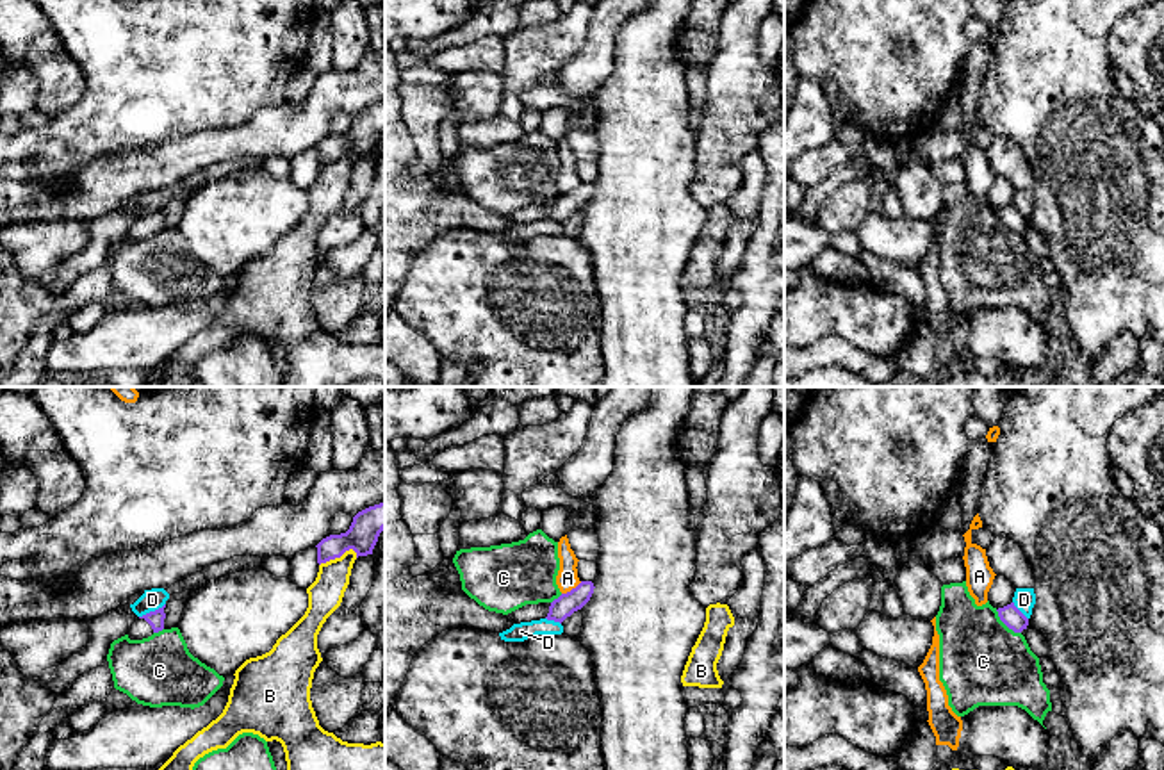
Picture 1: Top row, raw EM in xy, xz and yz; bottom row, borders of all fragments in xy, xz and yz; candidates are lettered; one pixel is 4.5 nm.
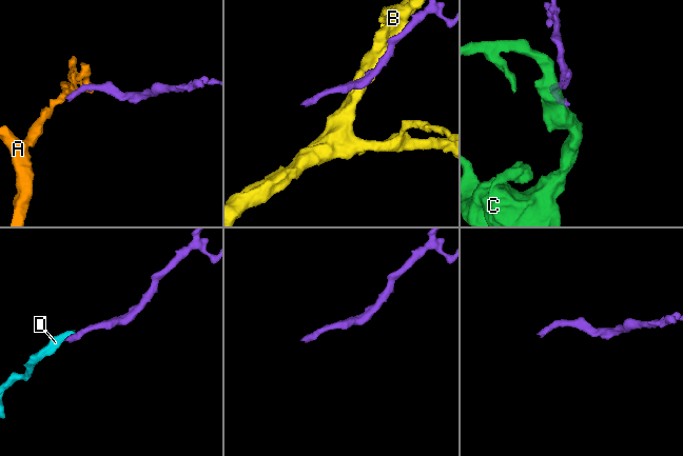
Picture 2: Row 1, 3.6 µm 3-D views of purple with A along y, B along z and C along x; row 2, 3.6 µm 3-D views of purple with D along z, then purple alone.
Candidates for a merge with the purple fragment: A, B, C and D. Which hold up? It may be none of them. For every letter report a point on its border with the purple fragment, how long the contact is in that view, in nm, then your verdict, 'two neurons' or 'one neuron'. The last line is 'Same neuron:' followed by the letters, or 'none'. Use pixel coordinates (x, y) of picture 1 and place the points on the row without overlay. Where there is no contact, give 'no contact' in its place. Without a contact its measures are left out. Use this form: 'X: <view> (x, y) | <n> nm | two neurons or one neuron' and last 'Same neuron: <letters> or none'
A: xz (573, 189) | 110 nm | two neurons
B: xy (337, 157) | 190 nm | two neurons
C: yz (1006, 225) | 160 nm | two neurons
D: xy (152, 212) | 140 nm | two neurons
Same neuron: none

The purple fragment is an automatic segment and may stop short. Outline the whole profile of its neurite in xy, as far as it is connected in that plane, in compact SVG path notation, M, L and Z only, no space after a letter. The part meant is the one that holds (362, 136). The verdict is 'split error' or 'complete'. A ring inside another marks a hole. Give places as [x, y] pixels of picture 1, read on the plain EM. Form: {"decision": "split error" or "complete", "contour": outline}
{"decision": "complete", "contour": "M385 102L358 112L346 134L323 139L317 148L317 164L340 159L353 150L358 157L373 155L380 134L385 130Z"}

